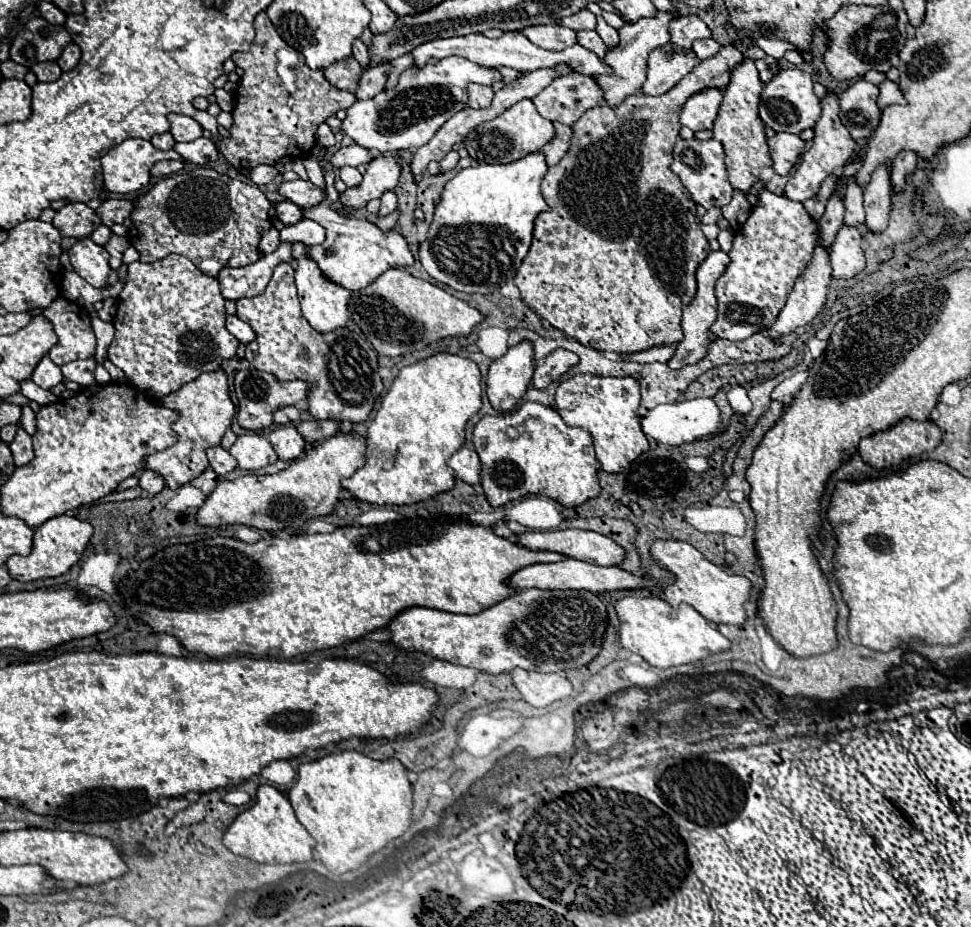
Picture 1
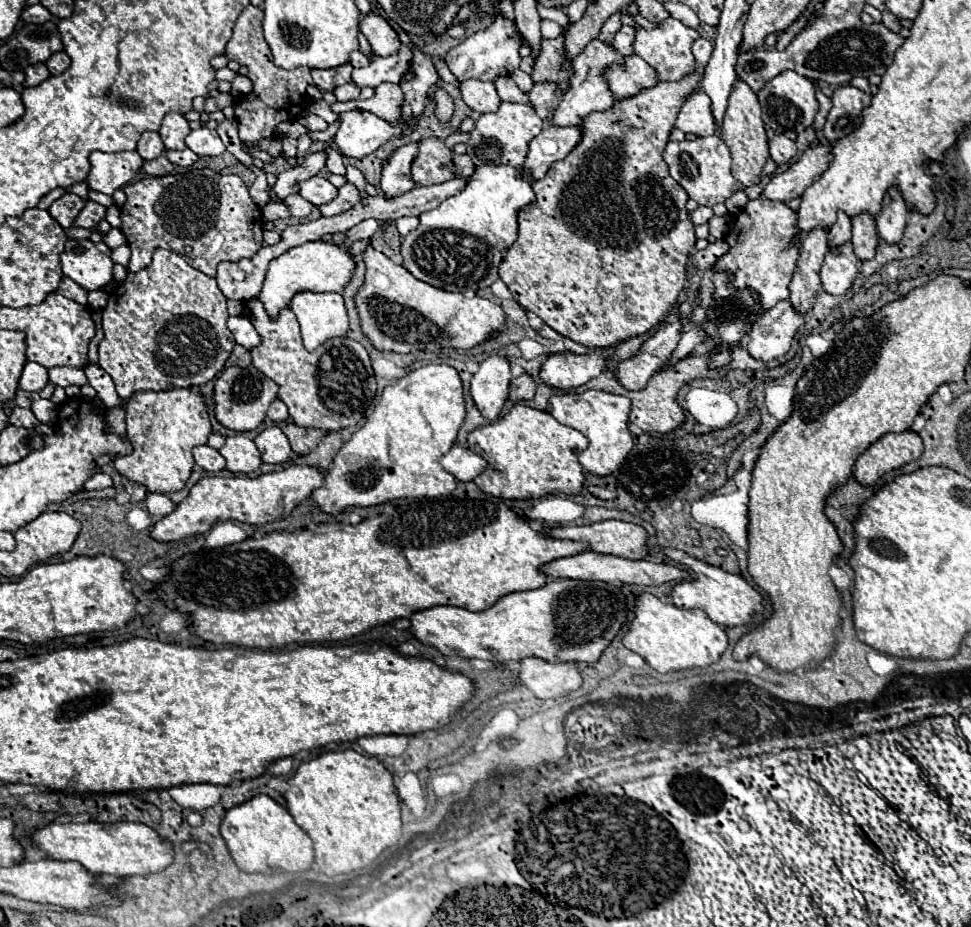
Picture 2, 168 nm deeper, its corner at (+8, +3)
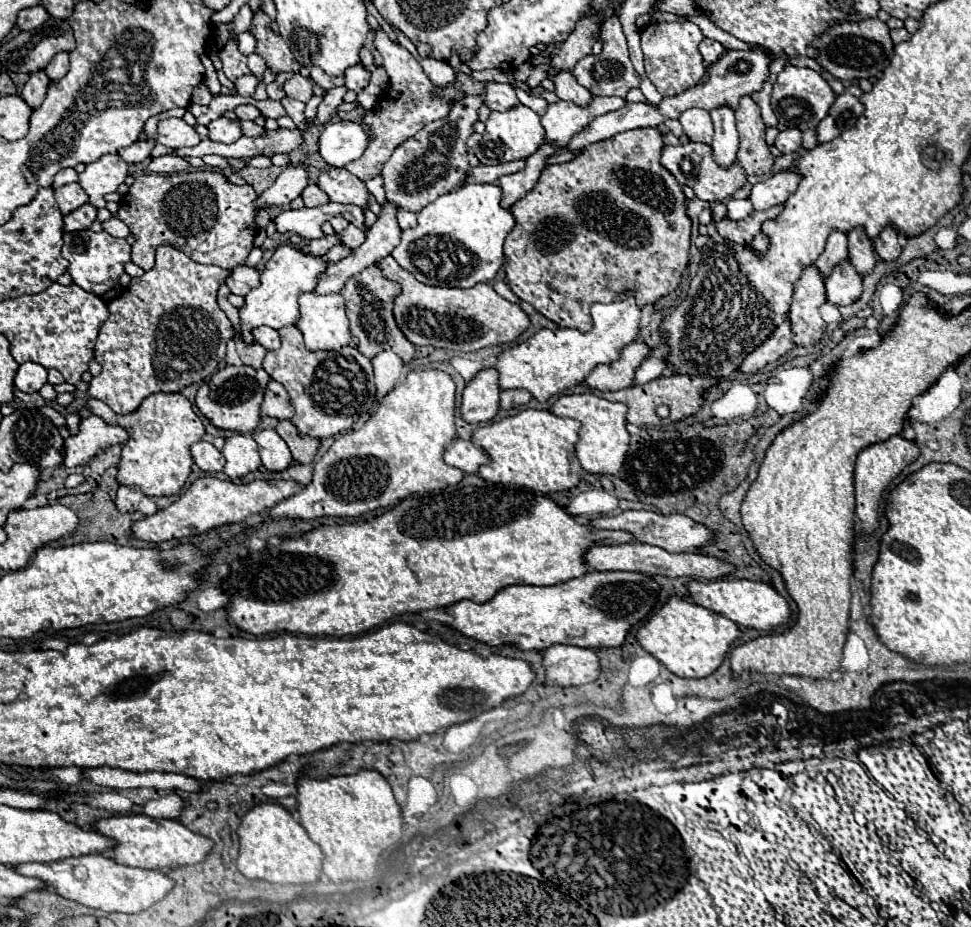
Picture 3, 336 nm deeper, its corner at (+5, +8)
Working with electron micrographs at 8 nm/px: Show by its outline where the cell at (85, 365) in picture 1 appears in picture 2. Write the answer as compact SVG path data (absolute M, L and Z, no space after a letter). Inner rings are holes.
M54 367L48 370L49 382L53 386L69 386L69 384L75 384L75 386L83 386L87 382L85 374L77 368Z

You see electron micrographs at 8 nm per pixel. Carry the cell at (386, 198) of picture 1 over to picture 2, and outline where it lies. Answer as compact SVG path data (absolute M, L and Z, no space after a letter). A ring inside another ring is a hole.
M373 218L363 220L361 224L357 224L357 226L353 226L351 230L345 232L345 238L341 240L339 246L341 248L349 248L357 240L369 240L377 230L379 230L379 222L377 220L373 220Z

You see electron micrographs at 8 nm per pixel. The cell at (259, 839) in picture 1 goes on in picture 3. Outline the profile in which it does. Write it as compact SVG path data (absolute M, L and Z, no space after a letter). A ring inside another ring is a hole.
M256 803L236 829L240 837L238 871L248 879L264 879L270 883L314 883L322 873L322 851L308 837L306 829L278 803Z

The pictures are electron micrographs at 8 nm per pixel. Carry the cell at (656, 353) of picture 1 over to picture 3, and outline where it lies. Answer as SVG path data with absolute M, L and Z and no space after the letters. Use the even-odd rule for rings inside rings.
M503 280L495 281L493 287L500 296L504 297L508 301L517 304L521 302L521 300L511 291L510 288L508 288L509 286Z

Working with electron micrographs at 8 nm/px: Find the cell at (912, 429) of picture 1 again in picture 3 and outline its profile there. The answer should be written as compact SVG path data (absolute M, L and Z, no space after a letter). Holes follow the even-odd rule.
M894 435L894 437L886 439L886 441L880 441L880 443L874 443L874 445L866 447L866 449L862 449L862 453L856 459L856 469L854 469L856 515L860 519L862 531L874 531L878 527L878 505L880 505L880 499L882 499L882 491L918 455L920 455L920 449L918 449L916 441L908 441L902 435Z

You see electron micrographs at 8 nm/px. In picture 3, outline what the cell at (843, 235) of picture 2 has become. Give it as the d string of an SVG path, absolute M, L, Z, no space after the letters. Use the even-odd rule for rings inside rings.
M836 229L828 237L824 253L816 259L816 267L826 277L826 275L830 275L832 267L838 265L838 263L842 263L846 257L848 257L848 235L844 231Z

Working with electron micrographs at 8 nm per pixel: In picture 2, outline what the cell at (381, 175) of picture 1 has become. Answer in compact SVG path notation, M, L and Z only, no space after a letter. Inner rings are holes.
M345 184L339 188L339 194L335 200L331 200L329 204L321 204L319 210L321 210L321 216L335 216L335 214L341 214L349 208L353 208L355 204L361 202L361 196L357 192L357 188L353 184Z

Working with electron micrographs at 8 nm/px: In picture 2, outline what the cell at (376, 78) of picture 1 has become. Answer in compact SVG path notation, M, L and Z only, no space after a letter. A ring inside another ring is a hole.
M349 82L349 84L337 86L337 88L333 90L333 94L335 94L337 102L349 102L349 100L357 100L357 98L359 98L359 88L357 88L353 82Z

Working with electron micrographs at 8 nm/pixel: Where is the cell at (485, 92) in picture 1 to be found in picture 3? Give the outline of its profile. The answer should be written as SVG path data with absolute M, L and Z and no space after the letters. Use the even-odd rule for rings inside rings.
M484 83L484 105L492 111L508 111L518 105L518 97L512 85L508 83Z

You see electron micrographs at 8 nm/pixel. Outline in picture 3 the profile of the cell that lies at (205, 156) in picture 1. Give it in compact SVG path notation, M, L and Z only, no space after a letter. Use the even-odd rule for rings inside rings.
M220 117L216 121L212 121L208 125L208 139L216 141L216 143L236 143L236 139L240 139L240 127L236 121L230 121L226 117Z

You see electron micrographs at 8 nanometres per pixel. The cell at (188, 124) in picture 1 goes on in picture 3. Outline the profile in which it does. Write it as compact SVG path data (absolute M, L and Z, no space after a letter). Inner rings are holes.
M162 119L158 123L158 141L166 147L184 147L190 139L190 125L184 119Z

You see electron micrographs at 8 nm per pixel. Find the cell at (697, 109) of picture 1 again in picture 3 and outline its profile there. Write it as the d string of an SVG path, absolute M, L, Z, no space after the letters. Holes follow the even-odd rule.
M692 107L680 115L680 123L684 127L684 133L690 137L690 141L702 141L702 143L712 141L714 129L708 111L700 107Z

